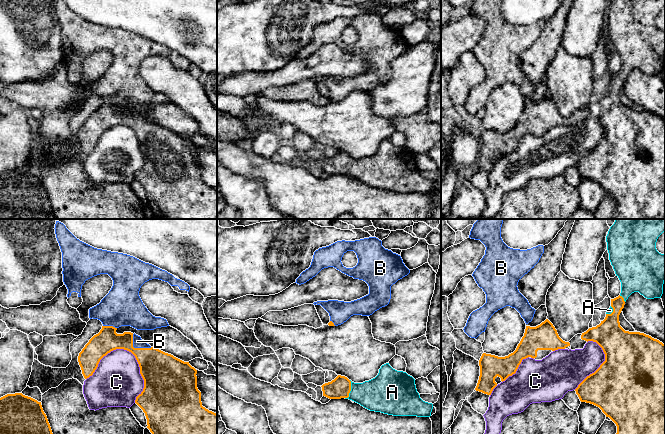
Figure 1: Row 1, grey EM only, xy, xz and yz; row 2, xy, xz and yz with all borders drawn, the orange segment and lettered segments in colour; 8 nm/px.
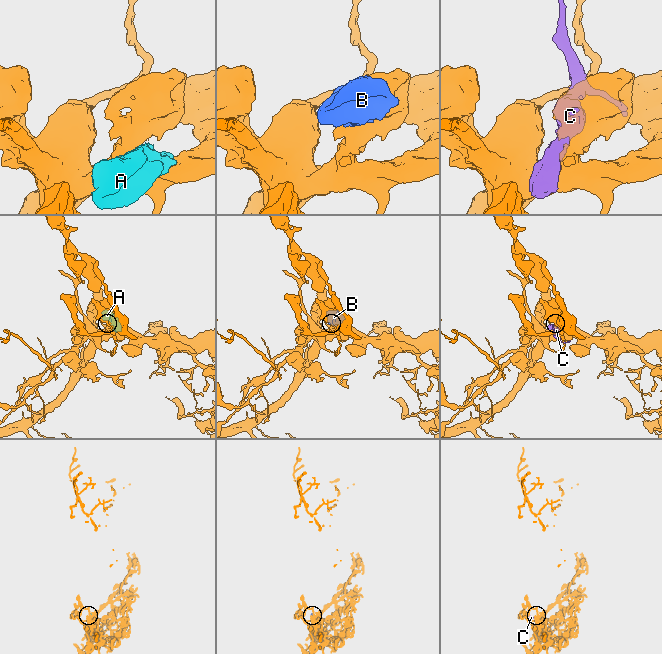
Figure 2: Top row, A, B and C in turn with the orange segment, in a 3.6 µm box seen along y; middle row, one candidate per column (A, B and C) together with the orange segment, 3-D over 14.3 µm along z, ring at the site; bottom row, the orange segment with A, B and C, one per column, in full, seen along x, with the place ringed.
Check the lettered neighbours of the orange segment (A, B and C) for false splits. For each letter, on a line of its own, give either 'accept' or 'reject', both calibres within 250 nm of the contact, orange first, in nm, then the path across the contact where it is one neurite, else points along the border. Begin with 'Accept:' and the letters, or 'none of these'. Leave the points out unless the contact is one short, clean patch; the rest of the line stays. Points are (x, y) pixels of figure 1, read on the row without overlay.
Accept: A, B
A: accept | 170/280 nm
B: accept | 300/80 nm | across xy (158, 145), (136, 124), (137, 117)
C: reject | 220/380 nm

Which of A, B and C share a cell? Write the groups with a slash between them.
A B / C

